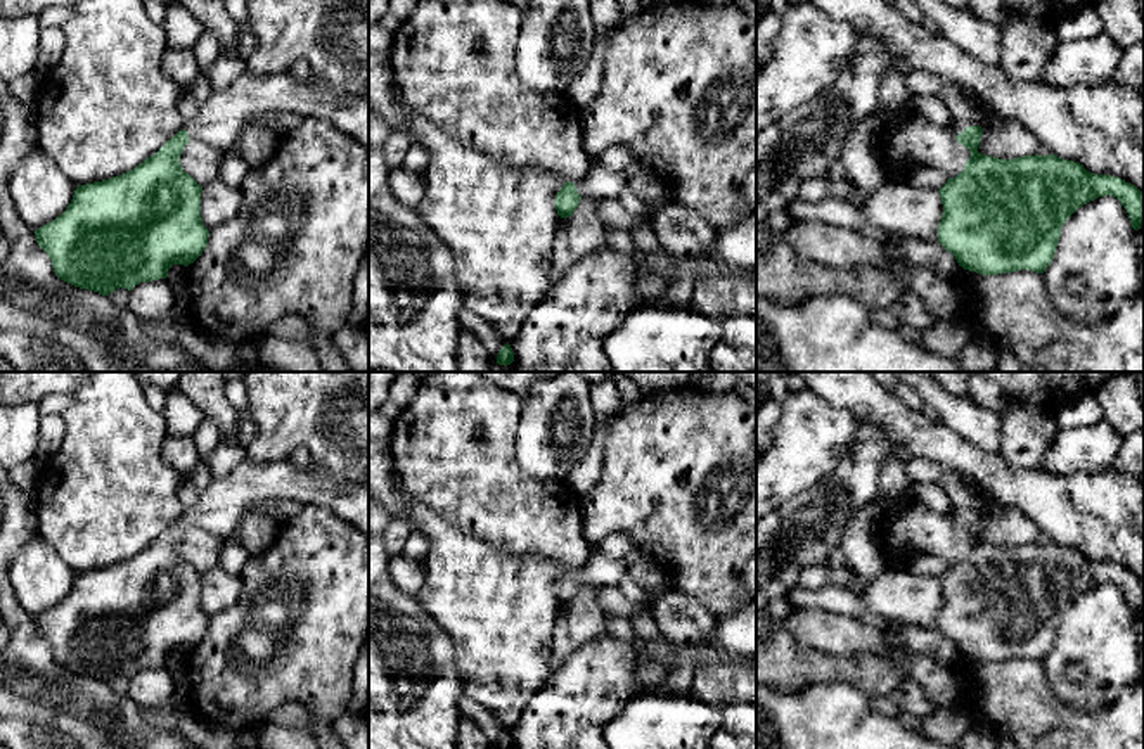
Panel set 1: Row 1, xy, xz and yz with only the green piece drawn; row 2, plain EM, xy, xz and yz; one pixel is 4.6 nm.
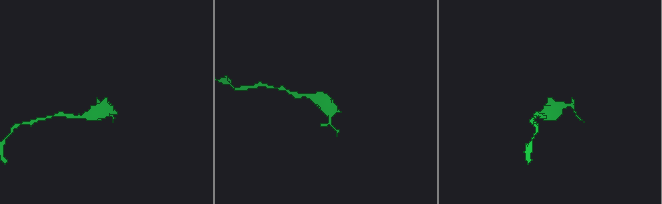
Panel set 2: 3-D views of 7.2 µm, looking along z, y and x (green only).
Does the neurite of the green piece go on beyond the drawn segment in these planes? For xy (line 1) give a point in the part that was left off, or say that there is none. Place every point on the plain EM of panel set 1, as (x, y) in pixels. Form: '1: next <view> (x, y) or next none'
1: next xy (220, 507)

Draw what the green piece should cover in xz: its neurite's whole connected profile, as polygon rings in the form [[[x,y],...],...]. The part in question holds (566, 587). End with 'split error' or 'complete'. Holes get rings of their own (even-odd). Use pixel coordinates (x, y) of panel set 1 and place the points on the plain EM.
[[[602,552],[592,554],[588,562],[573,571],[566,569],[556,581],[556,597],[561,605],[573,604],[582,585],[602,586],[614,590],[616,585],[628,574],[623,559],[613,559]]]; split error

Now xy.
[[[246,458],[225,477],[213,477],[199,500],[154,543],[119,564],[78,573],[67,597],[35,618],[55,663],[74,675],[109,683],[119,675],[132,678],[140,669],[166,666],[173,652],[194,650],[208,633],[209,618],[201,605],[202,574],[180,552],[183,535],[202,528],[227,538],[247,509],[267,498],[324,505],[369,535],[369,481],[324,483],[301,474],[289,460],[260,464]]]; split error

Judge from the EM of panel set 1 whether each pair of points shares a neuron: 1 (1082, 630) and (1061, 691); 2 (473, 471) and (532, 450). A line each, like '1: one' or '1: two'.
1: one
2: two

